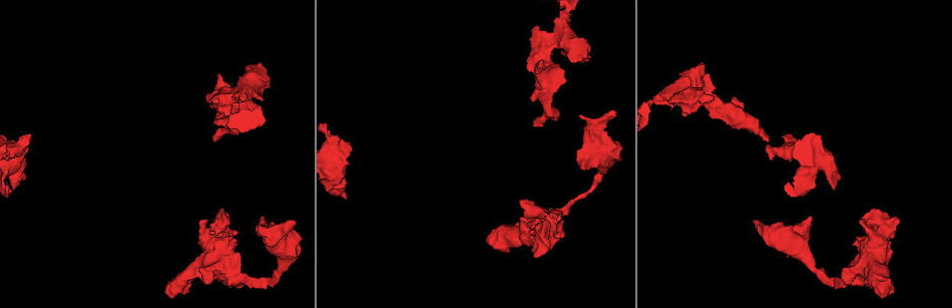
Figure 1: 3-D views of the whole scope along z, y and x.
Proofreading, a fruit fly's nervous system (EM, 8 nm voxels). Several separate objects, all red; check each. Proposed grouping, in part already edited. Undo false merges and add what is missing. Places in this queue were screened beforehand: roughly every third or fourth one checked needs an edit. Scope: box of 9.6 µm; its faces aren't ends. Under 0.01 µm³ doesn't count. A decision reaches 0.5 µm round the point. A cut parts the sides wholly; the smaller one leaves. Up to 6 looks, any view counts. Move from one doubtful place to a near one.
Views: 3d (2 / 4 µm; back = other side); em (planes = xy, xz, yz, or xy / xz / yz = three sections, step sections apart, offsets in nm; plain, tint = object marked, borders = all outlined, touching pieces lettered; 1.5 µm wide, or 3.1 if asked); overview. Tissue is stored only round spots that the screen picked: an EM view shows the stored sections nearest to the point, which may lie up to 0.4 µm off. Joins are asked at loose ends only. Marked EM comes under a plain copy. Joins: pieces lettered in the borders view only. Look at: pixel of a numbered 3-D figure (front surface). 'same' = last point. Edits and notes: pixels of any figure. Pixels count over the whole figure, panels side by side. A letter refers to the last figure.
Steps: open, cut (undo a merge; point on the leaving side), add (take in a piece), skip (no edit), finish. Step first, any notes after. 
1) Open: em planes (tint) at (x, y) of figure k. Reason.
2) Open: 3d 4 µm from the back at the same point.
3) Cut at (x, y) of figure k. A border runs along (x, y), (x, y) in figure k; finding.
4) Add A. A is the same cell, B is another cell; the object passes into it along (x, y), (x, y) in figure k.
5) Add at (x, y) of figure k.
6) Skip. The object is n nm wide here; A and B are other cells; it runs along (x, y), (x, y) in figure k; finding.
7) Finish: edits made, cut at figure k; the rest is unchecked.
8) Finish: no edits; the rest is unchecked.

Open: 3d 4 µm at (616, 111) of figure 1. Branch stops here.

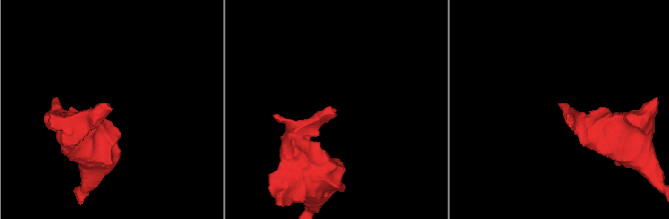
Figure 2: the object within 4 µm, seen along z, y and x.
Open: em planes (tint) at (110, 107) of figure 2.

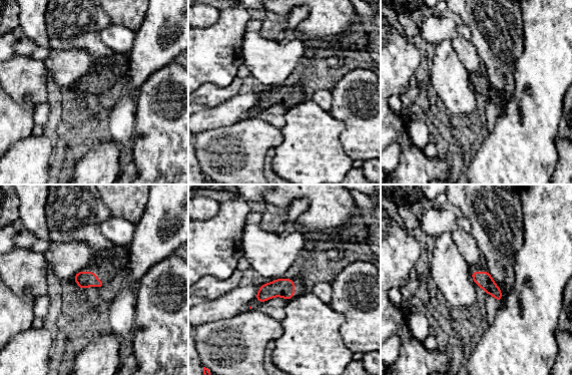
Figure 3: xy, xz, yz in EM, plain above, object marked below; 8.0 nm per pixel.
Open: em planes (borders) at the same point. See the neighbours.

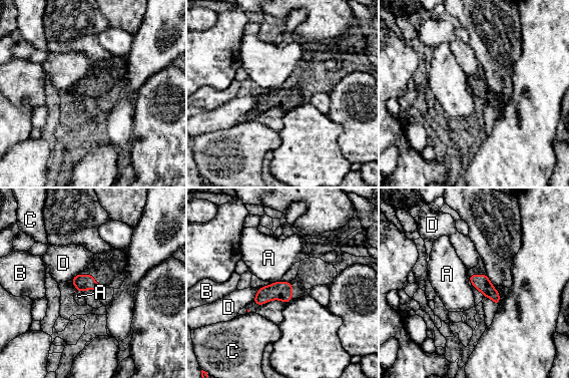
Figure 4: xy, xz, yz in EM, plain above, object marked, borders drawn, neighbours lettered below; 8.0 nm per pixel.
Skip. A, B, C and D are other cells; a border runs along (279, 280), (271, 283) in figure 4; no lettered piece goes on from it.

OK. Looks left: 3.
Open: 3d 2 µm at (882, 296) of figure 1.

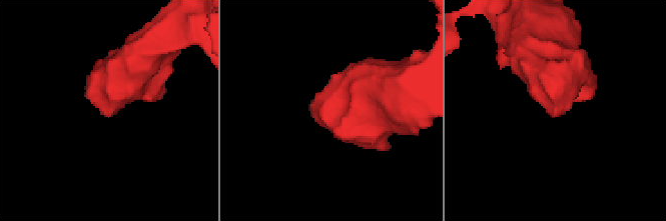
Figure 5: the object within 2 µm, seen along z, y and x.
Open: em yz step 8 (borders) at (107, 114) of figure 5. Now the EM.

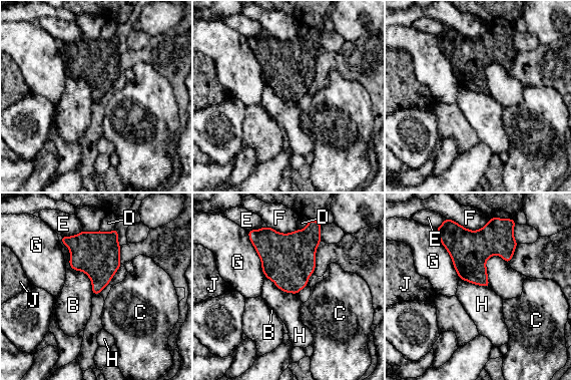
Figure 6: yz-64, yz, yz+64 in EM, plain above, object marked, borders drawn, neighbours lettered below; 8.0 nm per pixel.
Open: em planes (borders) at the same point.

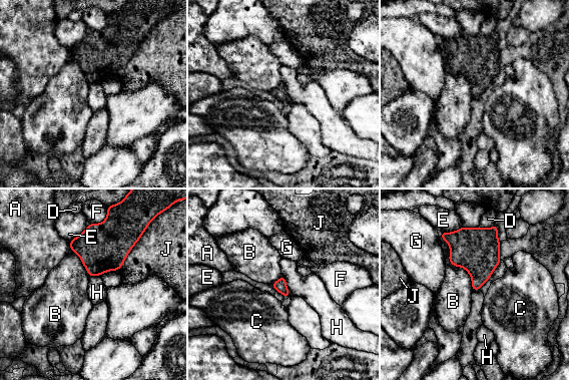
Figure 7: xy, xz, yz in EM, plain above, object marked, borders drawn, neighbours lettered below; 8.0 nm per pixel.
Skip. A, B, C, D, E, F, G, H and J are other cells; no lettered piece goes on from it.

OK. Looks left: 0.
Finish: no edits; the rest is unchecked.

